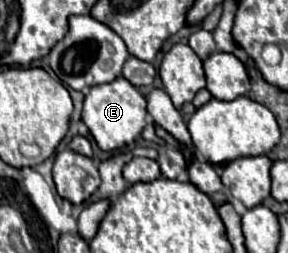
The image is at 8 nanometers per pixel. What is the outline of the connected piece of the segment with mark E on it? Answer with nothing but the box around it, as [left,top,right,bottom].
[82,76,146,150]

